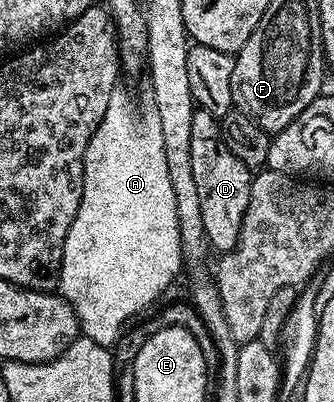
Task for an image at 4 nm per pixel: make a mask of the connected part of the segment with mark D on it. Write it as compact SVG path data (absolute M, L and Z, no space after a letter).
M195 111L192 118L192 178L196 178L196 194L200 198L200 214L204 221L207 245L215 253L231 252L248 210L252 170L238 163L236 154L228 150L219 117L210 112Z

